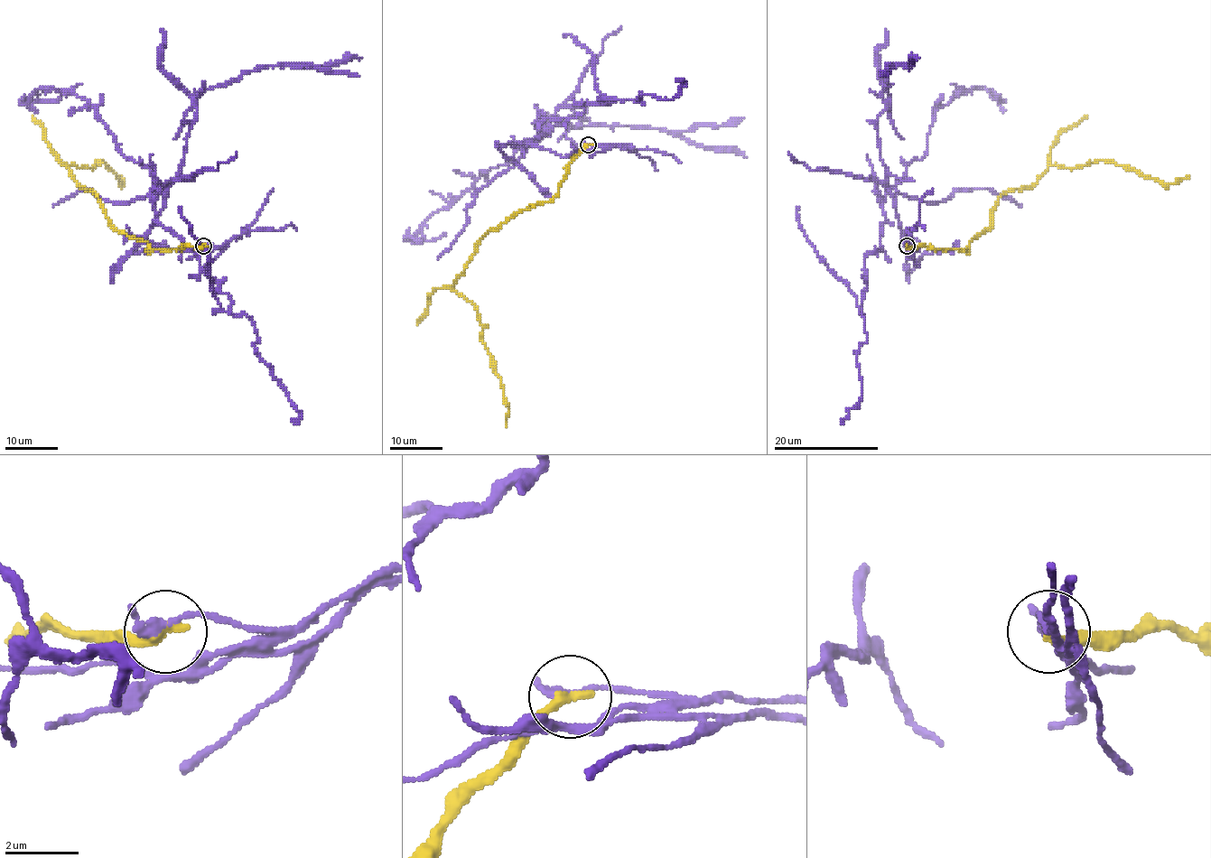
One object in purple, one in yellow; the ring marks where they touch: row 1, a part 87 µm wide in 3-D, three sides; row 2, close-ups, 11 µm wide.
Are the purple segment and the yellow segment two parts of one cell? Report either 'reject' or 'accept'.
reject

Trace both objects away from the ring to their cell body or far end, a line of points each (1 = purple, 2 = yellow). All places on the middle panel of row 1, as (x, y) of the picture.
1: (588, 144), (600, 146), (534, 146), (548, 130), (538, 113), (668, 100), (675, 79)
2: (588, 144), (572, 161), (557, 193), (489, 229), (451, 287), (479, 316), (481, 342), (507, 405), (505, 427)

